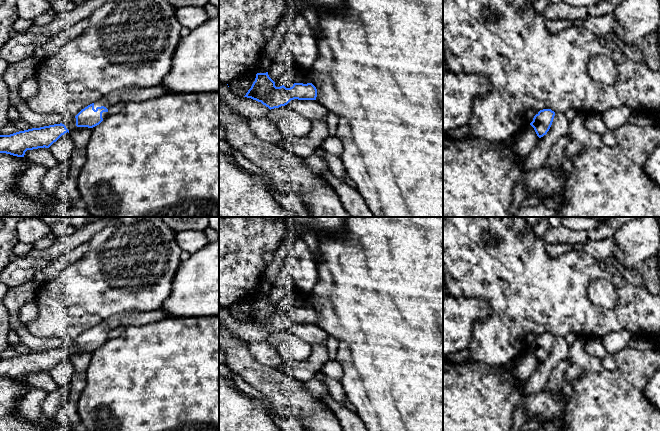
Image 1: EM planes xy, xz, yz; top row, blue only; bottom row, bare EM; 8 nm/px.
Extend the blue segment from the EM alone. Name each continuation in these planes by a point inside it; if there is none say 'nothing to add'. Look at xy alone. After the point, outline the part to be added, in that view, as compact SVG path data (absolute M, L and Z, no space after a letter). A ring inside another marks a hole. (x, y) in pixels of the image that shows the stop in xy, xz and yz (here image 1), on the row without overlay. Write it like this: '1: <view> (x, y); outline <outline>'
1: xy (136, 318); outline M160 308L149 312L129 311L121 312L106 319L94 327L94 333L104 330L109 333L118 326L141 326L159 321L167 317L167 314Z

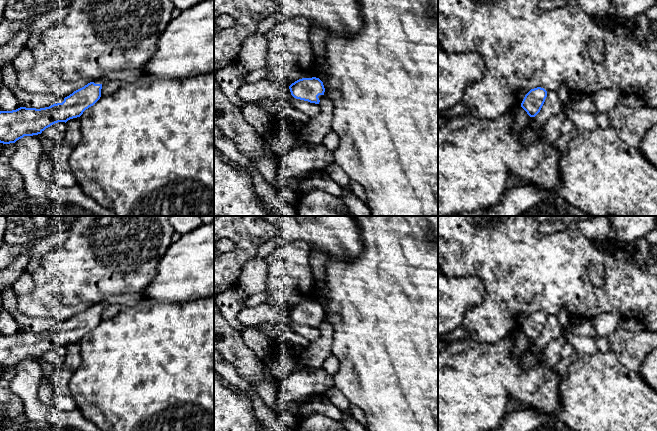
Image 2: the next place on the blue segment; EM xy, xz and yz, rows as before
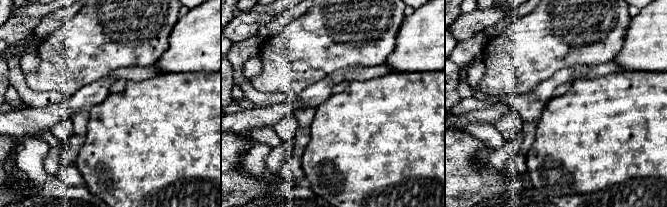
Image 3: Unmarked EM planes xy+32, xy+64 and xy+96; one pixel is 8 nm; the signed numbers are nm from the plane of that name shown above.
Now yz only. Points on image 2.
nothing to add

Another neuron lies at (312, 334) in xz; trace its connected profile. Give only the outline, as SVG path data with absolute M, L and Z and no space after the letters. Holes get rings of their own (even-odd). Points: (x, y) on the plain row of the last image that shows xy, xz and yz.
M282 316L280 322L286 324L290 330L294 331L298 335L305 337L310 342L318 340L321 336L320 330L318 328L296 323L291 318Z

